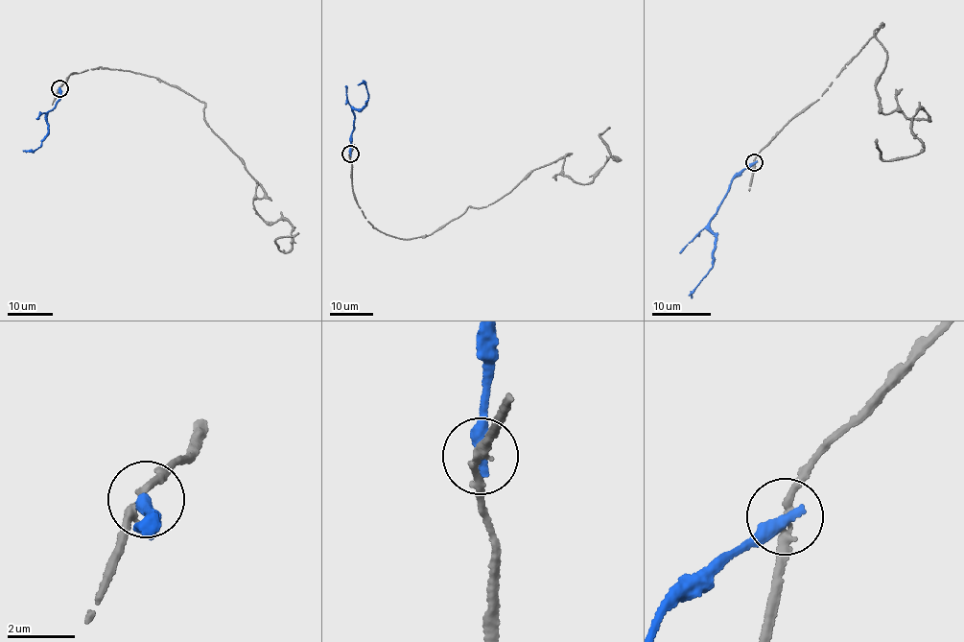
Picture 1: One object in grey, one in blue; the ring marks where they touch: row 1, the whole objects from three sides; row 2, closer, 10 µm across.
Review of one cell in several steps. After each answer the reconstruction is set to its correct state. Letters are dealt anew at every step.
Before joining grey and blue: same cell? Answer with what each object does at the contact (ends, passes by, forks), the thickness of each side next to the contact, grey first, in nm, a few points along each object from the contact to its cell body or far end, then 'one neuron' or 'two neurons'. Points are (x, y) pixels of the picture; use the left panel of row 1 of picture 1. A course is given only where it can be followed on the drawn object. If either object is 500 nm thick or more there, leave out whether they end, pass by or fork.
grey passes by; blue ends; calibres 170 and 400 nm; course grey (58, 87), (107, 68), (203, 103), (258, 182), (258, 214), (292, 226), (279, 250), (299, 232); course blue (59, 88), (60, 97), (46, 119), (47, 135), (34, 151), (23, 151); two neurons

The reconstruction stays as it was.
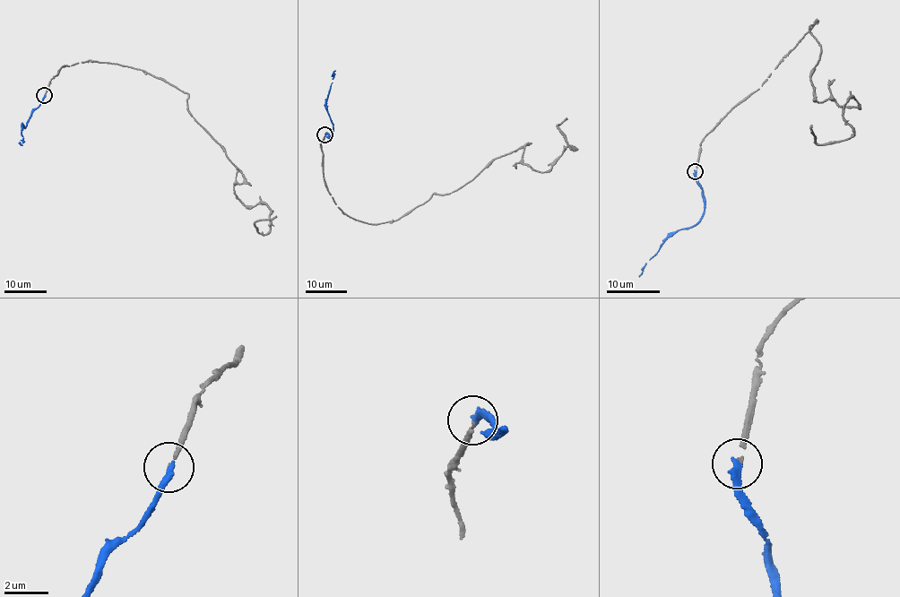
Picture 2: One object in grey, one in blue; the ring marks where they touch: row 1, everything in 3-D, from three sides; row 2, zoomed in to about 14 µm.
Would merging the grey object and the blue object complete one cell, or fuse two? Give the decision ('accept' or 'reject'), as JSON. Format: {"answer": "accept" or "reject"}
{"answer": "accept"}

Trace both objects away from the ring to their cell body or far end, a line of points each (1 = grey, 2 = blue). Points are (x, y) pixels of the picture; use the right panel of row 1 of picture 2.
1: (696, 171), (703, 138), (819, 20), (814, 98), (859, 106), (844, 105), (848, 139), (817, 143), (811, 124)
2: (696, 171), (701, 186), (704, 216), (693, 225), (681, 229), (666, 239), (639, 276)

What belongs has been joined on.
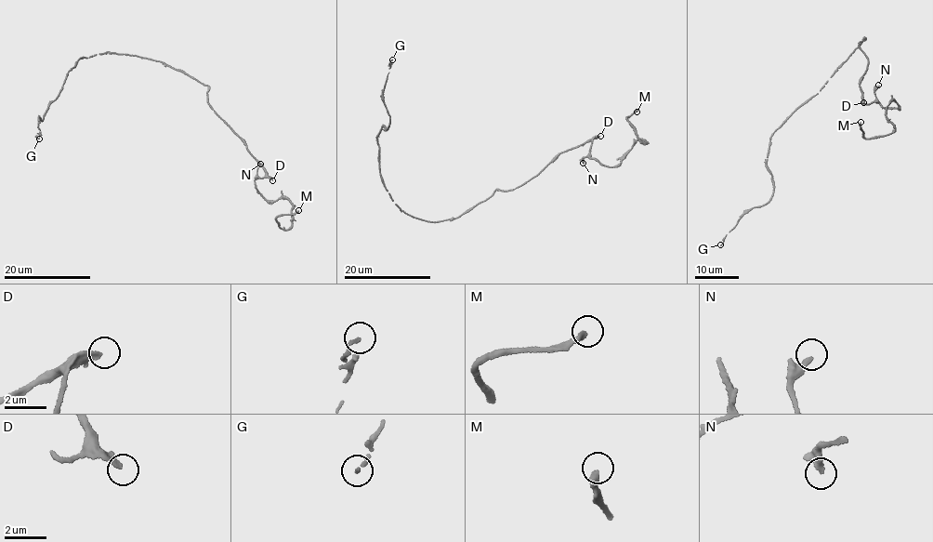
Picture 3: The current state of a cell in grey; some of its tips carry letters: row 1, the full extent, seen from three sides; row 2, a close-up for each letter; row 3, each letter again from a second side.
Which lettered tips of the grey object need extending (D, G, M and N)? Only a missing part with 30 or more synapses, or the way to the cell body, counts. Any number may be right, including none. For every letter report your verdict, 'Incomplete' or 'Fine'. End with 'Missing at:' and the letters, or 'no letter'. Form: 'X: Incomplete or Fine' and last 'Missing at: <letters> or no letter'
D: Fine
G: Fine
M: Incomplete
N: Fine
Missing at: M

